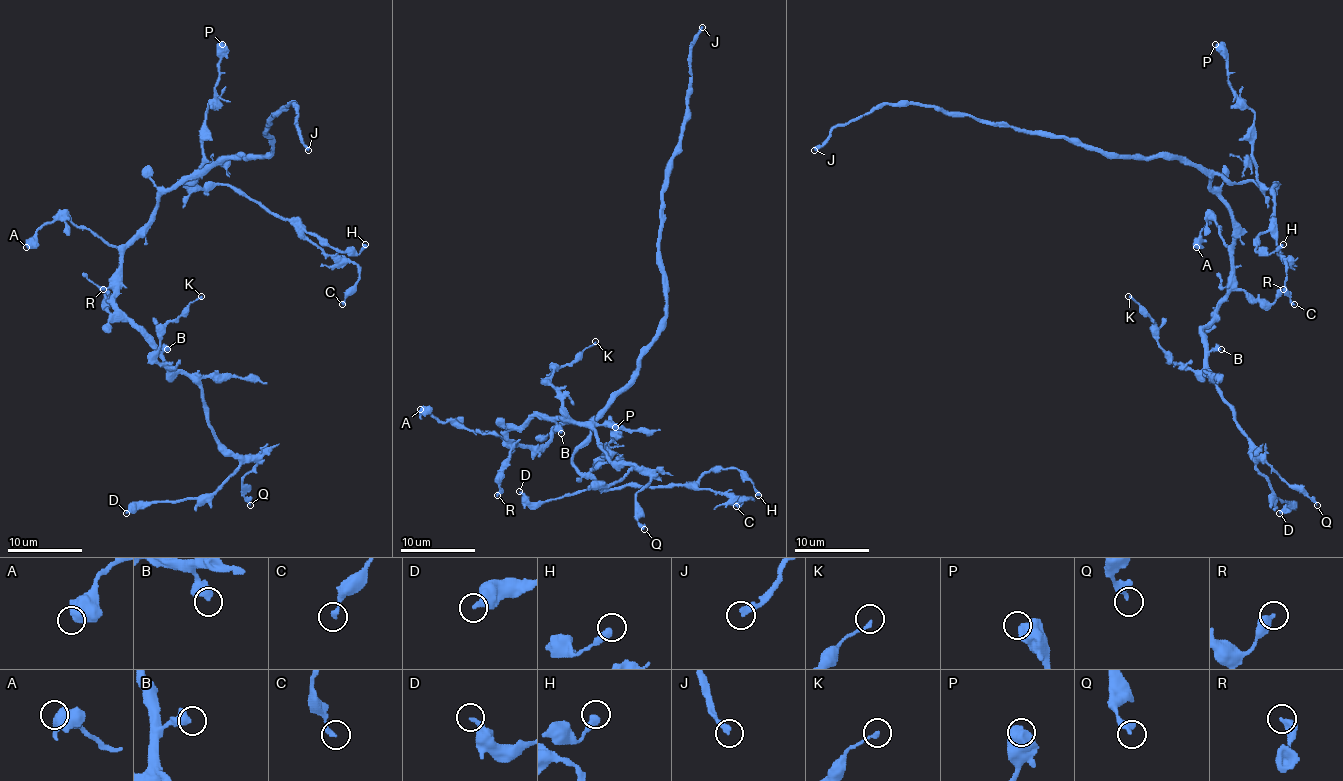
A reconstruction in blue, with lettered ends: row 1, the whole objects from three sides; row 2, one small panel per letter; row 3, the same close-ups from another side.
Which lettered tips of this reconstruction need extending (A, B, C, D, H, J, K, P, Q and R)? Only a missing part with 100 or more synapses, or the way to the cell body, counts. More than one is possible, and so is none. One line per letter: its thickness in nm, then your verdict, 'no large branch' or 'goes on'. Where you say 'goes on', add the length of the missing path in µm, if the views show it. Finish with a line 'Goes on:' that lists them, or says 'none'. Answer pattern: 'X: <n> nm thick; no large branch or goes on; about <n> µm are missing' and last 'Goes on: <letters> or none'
A: 500 nm thick; no large branch
B: 600 nm thick; no large branch
C: 220 nm thick; no large branch
D: 280 nm thick; no large branch
H: 400 nm thick; no large branch
J: 280 nm thick; goes on; about 200 µm are missing
K: 170 nm thick; no large branch
P: 650 nm thick; no large branch
Q: 200 nm thick; no large branch
R: 360 nm thick; no large branch
Goes on: J

